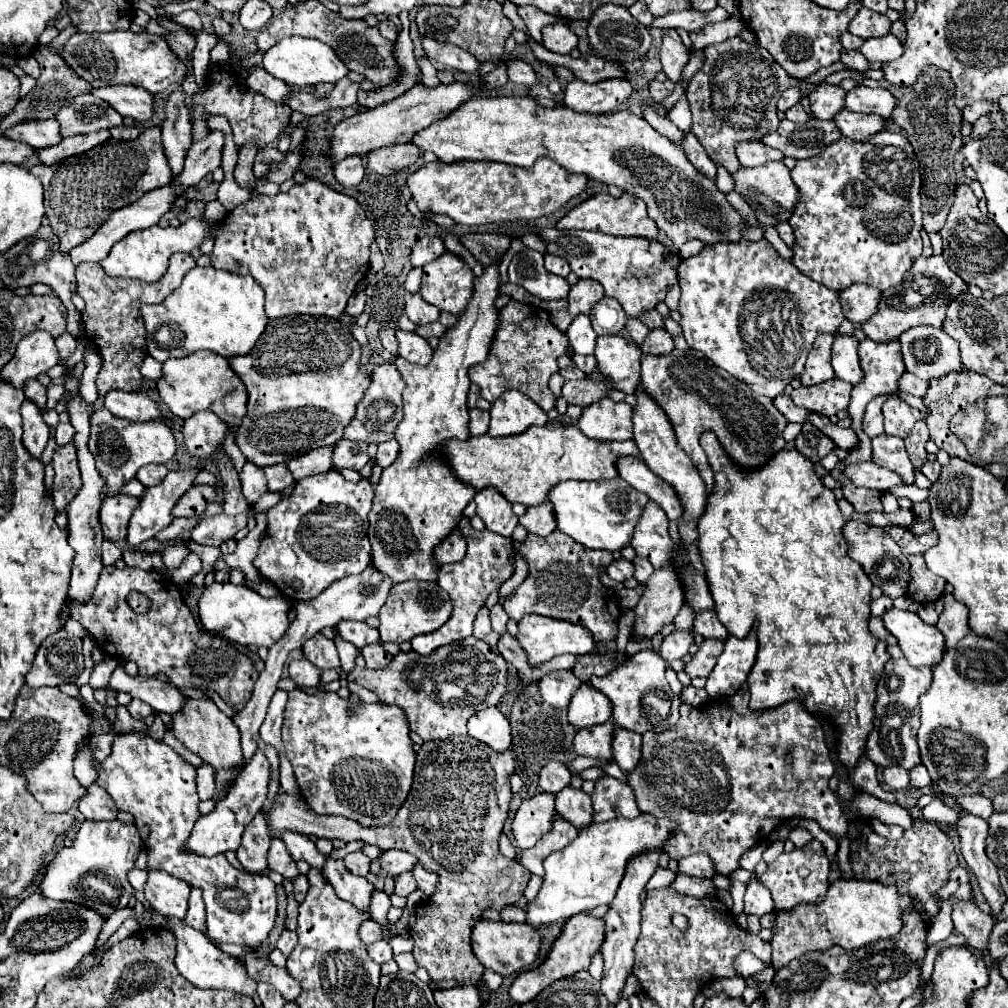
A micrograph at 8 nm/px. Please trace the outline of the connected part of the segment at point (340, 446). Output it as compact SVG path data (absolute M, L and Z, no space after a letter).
M341 438L335 448L333 448L333 468L335 470L343 470L343 468L351 468L351 470L361 470L367 462L369 462L369 454L367 454L367 442L355 442L355 440L347 440Z

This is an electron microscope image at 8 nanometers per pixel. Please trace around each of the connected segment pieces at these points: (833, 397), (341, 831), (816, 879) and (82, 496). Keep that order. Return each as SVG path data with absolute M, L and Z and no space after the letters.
M831 378L821 384L813 386L799 386L791 392L791 400L795 406L801 406L809 412L817 412L823 416L833 416L839 410L847 410L849 406L849 394L851 394L851 384Z
M469 734L445 742L425 742L417 752L409 798L389 826L365 828L343 816L317 814L307 808L301 796L291 794L277 794L271 810L265 812L265 820L275 836L293 830L329 840L363 840L367 844L377 844L381 850L397 848L415 854L419 864L413 868L413 876L417 878L419 890L431 896L421 904L423 908L417 906L417 922L411 934L415 940L415 962L425 968L435 982L479 982L483 966L469 946L473 922L481 920L485 908L501 910L499 914L505 922L525 920L523 908L505 904L515 904L523 896L531 872L518 860L507 860L497 846L513 796L509 786L509 774L513 770L515 754L511 750L497 754Z
M811 840L803 848L795 848L793 852L783 852L773 864L769 864L767 872L759 876L761 884L771 890L773 902L777 910L789 910L801 902L819 902L825 896L829 886L829 858L819 840Z
M67 378L65 380L65 390L73 394L73 398L67 404L67 410L71 414L71 424L77 430L73 442L77 446L77 454L79 454L79 468L81 468L81 478L83 478L83 486L77 492L77 496L73 498L73 502L69 504L67 516L69 516L69 546L75 550L75 560L73 560L73 570L71 570L71 582L69 582L69 598L75 598L79 602L89 600L91 592L95 590L99 572L101 572L101 542L103 542L103 534L101 534L101 526L97 522L97 510L101 506L101 476L97 474L97 468L93 466L93 456L89 456L87 450L87 436L89 436L89 414L91 404L83 402L77 396L79 390L79 382L75 378Z

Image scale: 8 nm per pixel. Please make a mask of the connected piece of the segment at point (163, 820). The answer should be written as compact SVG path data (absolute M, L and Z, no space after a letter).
M117 734L113 742L113 752L101 764L101 774L97 784L107 790L107 794L115 800L119 810L133 814L133 824L137 826L145 852L147 852L147 868L149 870L165 870L171 876L185 880L189 886L195 886L203 892L203 902L207 906L207 936L213 942L231 942L243 946L259 946L265 942L267 934L273 928L275 914L277 914L277 898L275 898L275 884L265 876L253 876L235 870L225 854L217 856L199 856L185 848L189 834L195 822L201 818L199 812L199 798L195 790L195 766L187 764L175 750L171 750L165 742L157 742L147 734Z

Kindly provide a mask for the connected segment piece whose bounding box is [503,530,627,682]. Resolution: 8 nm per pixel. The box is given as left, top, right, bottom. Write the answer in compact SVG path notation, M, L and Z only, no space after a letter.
M555 530L549 536L529 534L517 552L521 552L527 558L529 576L505 600L503 608L507 616L519 622L519 618L525 614L541 614L587 626L595 642L605 642L609 652L605 656L579 656L573 674L577 674L577 678L583 682L589 682L591 676L605 676L609 674L609 670L621 664L627 658L615 658L615 634L621 608L617 606L615 594L599 582L599 570L607 566L613 560L613 556L607 550L589 550L587 546L581 546L579 542L563 534L561 530Z

